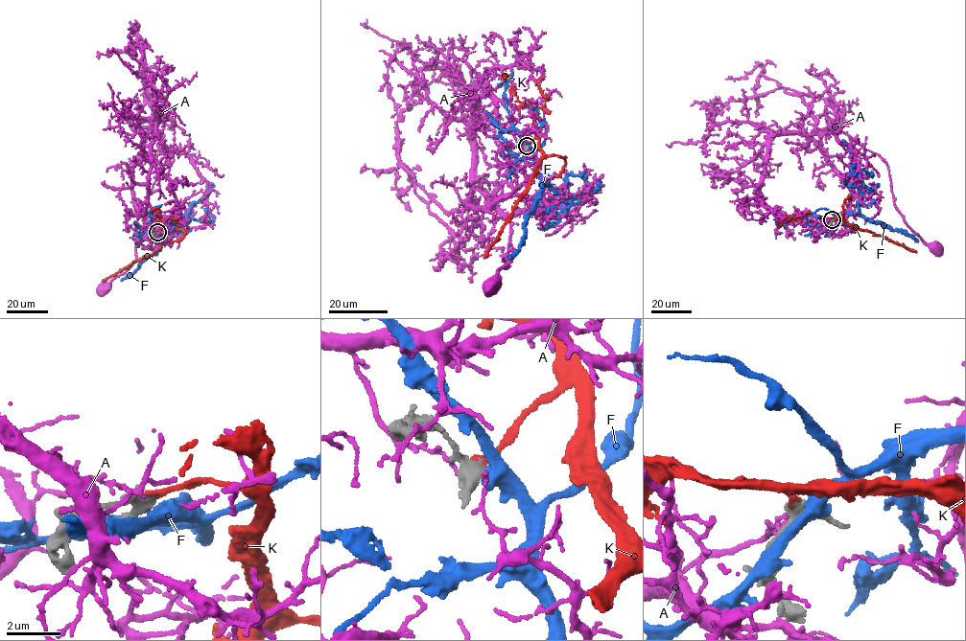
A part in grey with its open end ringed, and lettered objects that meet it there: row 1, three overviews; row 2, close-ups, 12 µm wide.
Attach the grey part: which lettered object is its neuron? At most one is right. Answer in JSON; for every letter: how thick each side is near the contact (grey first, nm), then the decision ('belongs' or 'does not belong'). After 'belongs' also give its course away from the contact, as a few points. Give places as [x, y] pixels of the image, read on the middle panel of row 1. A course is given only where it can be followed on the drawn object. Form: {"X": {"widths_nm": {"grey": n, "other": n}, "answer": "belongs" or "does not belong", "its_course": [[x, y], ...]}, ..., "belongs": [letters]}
{"A": {"widths_nm": {"grey": 440, "other": 100}, "answer": "does not belong"}, "F": {"widths_nm": {"grey": 420, "other": 480}, "answer": "does not belong"}, "K": {"widths_nm": {"grey": 400, "other": 200}, "answer": "belongs", "its_course": [[527, 146], [538, 138], [541, 162], [530, 188], [518, 200], [484, 258]]}, "belongs": ["K"]}

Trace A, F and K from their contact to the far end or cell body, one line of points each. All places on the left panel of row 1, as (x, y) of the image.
A: (156, 232), (147, 228), (143, 219), (158, 118), (152, 129), (169, 151), (136, 224), (136, 260), (103, 288)
F: (158, 233), (166, 241), (192, 218), (200, 220), (209, 214), (214, 217), (213, 224)
K: (157, 232), (165, 232), (166, 240), (157, 251), (103, 281)

